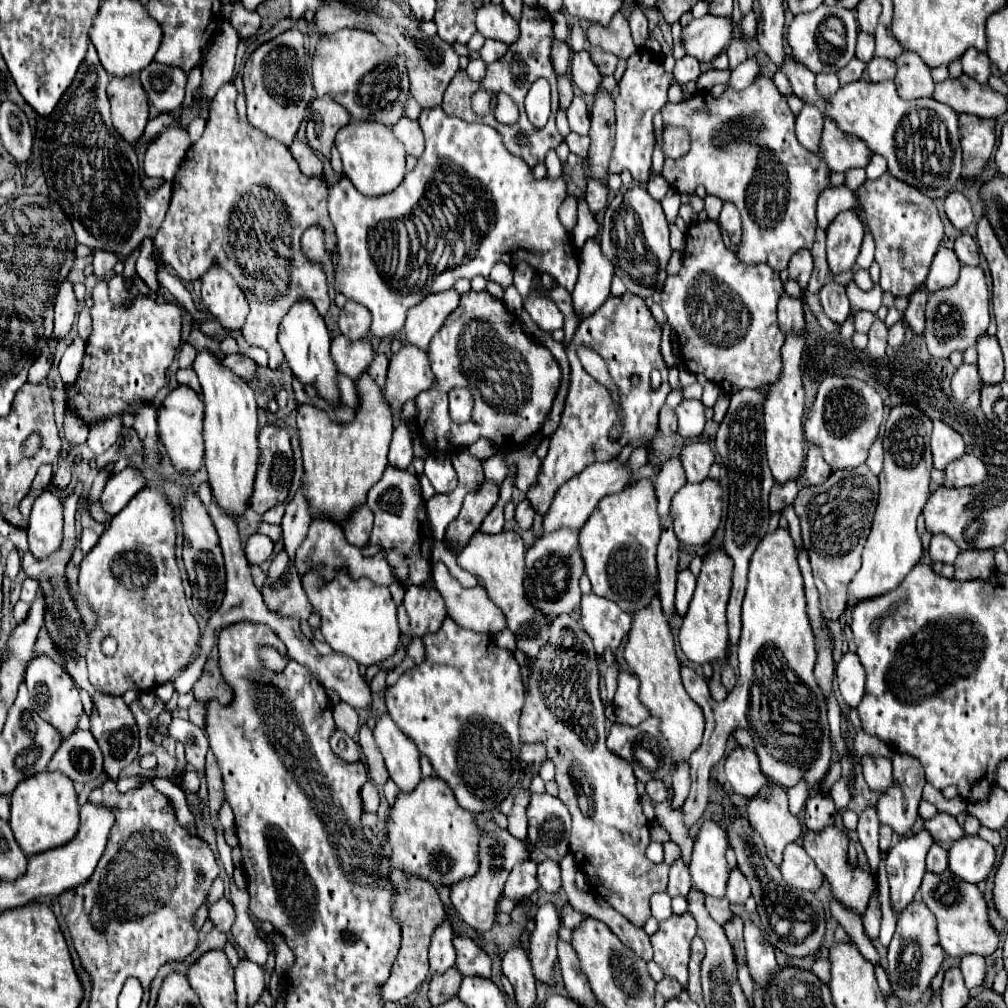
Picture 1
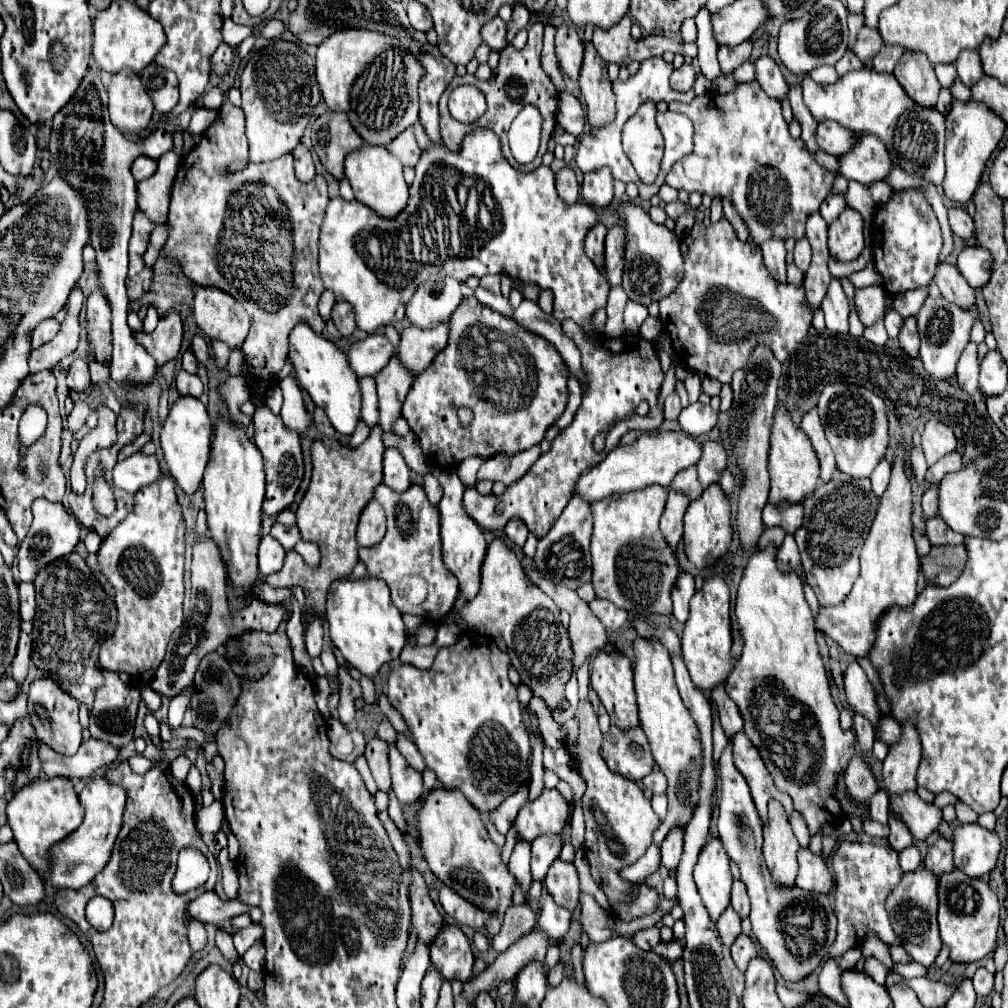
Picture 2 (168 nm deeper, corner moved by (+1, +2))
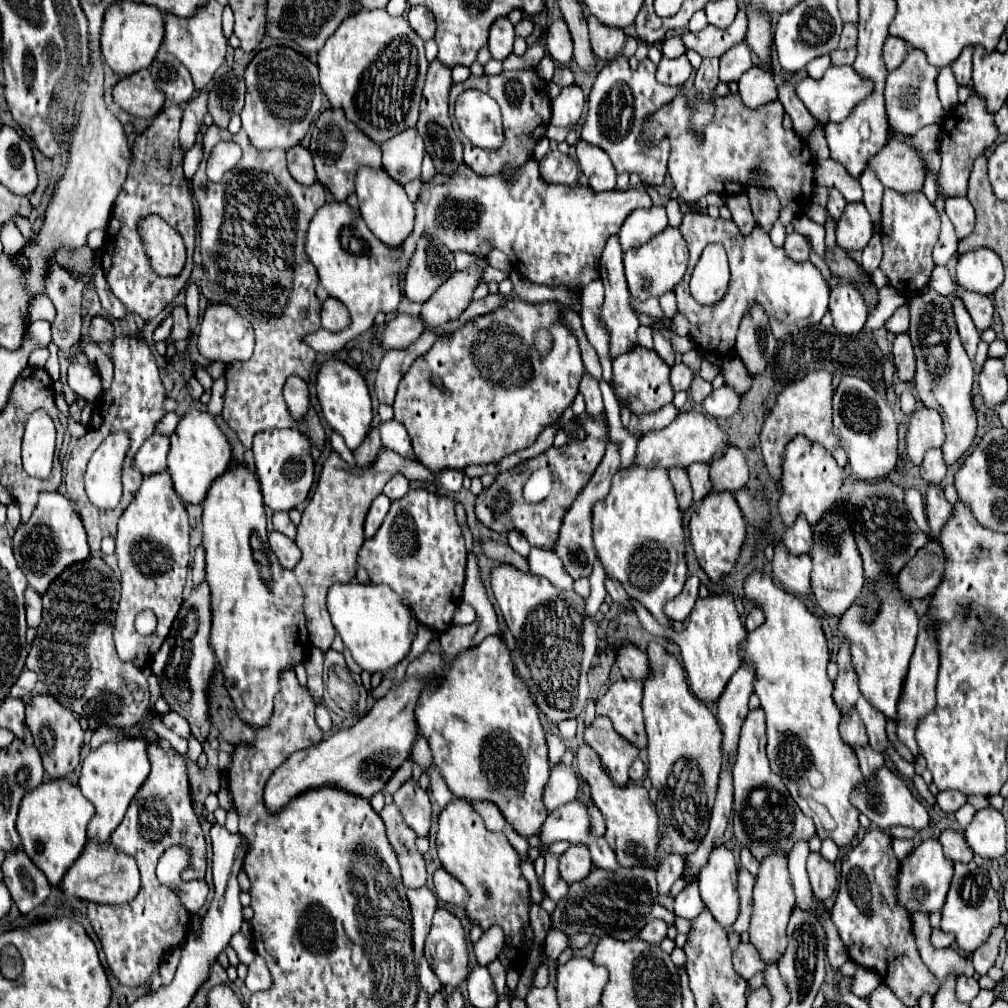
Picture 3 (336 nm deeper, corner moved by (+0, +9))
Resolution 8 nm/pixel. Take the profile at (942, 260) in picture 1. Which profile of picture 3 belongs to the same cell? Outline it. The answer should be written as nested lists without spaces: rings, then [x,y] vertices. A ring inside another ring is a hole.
[[[955,283],[955,289],[953,289],[953,295],[957,295],[957,299],[965,305],[965,309],[969,311],[977,331],[983,331],[987,327],[991,327],[991,319],[993,319],[993,303],[989,297],[985,295],[979,295],[979,293],[973,293],[973,291],[967,291],[963,285]]]

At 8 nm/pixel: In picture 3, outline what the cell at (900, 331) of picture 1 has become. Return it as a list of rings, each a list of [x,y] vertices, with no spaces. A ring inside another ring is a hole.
[[[901,305],[895,309],[895,313],[885,321],[885,329],[899,335],[909,329],[909,307]]]

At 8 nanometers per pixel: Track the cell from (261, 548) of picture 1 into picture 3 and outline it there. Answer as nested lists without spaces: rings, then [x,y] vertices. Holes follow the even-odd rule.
[[[271,531],[269,533],[269,545],[271,545],[271,551],[277,555],[279,563],[285,569],[293,569],[297,565],[297,559],[301,557],[301,551],[297,549],[295,541],[291,541],[287,535]]]

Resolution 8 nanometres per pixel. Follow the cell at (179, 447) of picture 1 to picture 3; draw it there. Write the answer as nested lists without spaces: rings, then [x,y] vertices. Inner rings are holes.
[[[189,409],[171,435],[171,451],[169,451],[169,473],[173,479],[173,487],[183,501],[201,503],[207,495],[207,489],[215,477],[227,471],[231,463],[231,447],[227,437],[217,427],[213,415],[199,409]]]

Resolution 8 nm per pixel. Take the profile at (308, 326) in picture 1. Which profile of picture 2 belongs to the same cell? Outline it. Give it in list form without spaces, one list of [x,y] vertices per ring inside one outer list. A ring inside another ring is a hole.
[[[304,322],[296,324],[296,328],[290,334],[290,356],[294,362],[294,372],[300,382],[300,386],[310,394],[312,402],[326,412],[336,432],[344,436],[352,436],[356,430],[356,424],[360,422],[360,386],[358,376],[350,368],[350,362],[344,352],[340,352],[332,342],[324,340],[312,328]]]

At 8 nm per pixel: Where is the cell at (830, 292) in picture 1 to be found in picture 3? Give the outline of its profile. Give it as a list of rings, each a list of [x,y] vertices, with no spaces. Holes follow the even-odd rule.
[[[849,283],[831,289],[829,311],[833,315],[833,327],[845,335],[859,333],[867,319],[867,305]]]

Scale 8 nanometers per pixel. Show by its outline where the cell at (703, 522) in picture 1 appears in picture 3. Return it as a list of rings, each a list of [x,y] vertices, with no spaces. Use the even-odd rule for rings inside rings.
[[[711,491],[691,513],[689,533],[691,533],[693,553],[695,553],[697,563],[701,565],[701,569],[709,575],[713,583],[719,581],[723,575],[731,573],[739,557],[739,549],[745,541],[745,527],[747,527],[745,517],[731,491]]]

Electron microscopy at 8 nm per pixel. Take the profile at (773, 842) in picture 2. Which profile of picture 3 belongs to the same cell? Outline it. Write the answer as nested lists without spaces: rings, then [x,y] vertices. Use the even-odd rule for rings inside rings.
[[[773,851],[765,859],[761,859],[761,863],[759,863],[759,875],[757,875],[755,893],[753,893],[753,915],[751,915],[749,935],[751,935],[751,943],[759,949],[761,957],[767,963],[777,961],[787,947],[785,929],[787,929],[789,915],[795,907],[795,891],[793,891],[787,863],[789,861],[787,861],[785,851]]]

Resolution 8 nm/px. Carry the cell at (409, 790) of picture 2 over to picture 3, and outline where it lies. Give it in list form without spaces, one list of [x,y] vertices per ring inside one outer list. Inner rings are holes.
[[[407,779],[399,791],[393,795],[395,807],[401,811],[405,823],[417,833],[427,835],[431,827],[431,803],[429,795],[413,779]]]

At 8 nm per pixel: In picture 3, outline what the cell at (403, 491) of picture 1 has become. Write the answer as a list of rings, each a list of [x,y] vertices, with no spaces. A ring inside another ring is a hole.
[[[425,487],[409,489],[409,493],[403,499],[397,499],[391,503],[391,509],[377,531],[373,539],[367,539],[359,551],[357,563],[359,567],[367,569],[369,579],[373,583],[385,583],[393,587],[393,591],[409,601],[413,605],[413,613],[419,623],[425,623],[437,633],[443,633],[451,627],[453,613],[457,611],[457,605],[461,603],[461,591],[465,581],[465,539],[461,533],[461,527],[455,517],[453,499],[443,493],[433,493]]]

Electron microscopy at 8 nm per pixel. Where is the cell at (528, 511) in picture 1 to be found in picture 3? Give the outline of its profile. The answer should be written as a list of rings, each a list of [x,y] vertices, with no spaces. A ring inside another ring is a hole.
[[[517,529],[509,531],[509,533],[507,533],[507,539],[509,539],[509,545],[511,545],[519,555],[523,555],[523,557],[529,555],[531,545],[529,545],[529,541],[525,539],[525,535],[523,535],[521,531],[517,531]]]

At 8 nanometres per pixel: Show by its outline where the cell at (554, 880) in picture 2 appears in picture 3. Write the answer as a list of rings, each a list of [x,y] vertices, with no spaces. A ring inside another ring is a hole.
[[[571,845],[561,857],[559,857],[559,873],[561,879],[571,885],[581,879],[585,879],[591,871],[591,855],[585,845]]]

